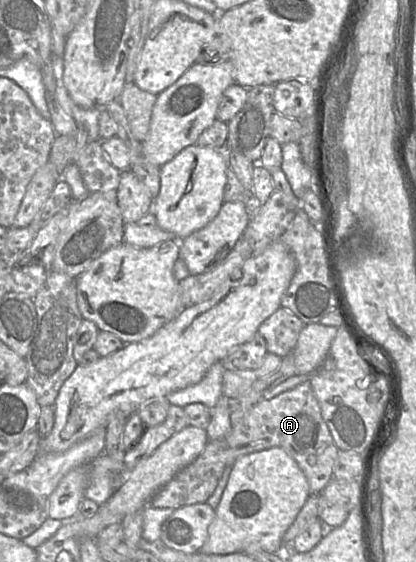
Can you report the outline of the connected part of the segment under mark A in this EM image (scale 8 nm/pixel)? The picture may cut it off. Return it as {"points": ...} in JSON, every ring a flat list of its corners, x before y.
{"points":[[310,380,276,397,261,399,223,438,208,441,200,455,181,469,149,501,154,508,173,508,206,502,214,492,226,467,244,454,282,447,298,464,307,478,310,493,320,494,333,478,339,449,325,423]]}

